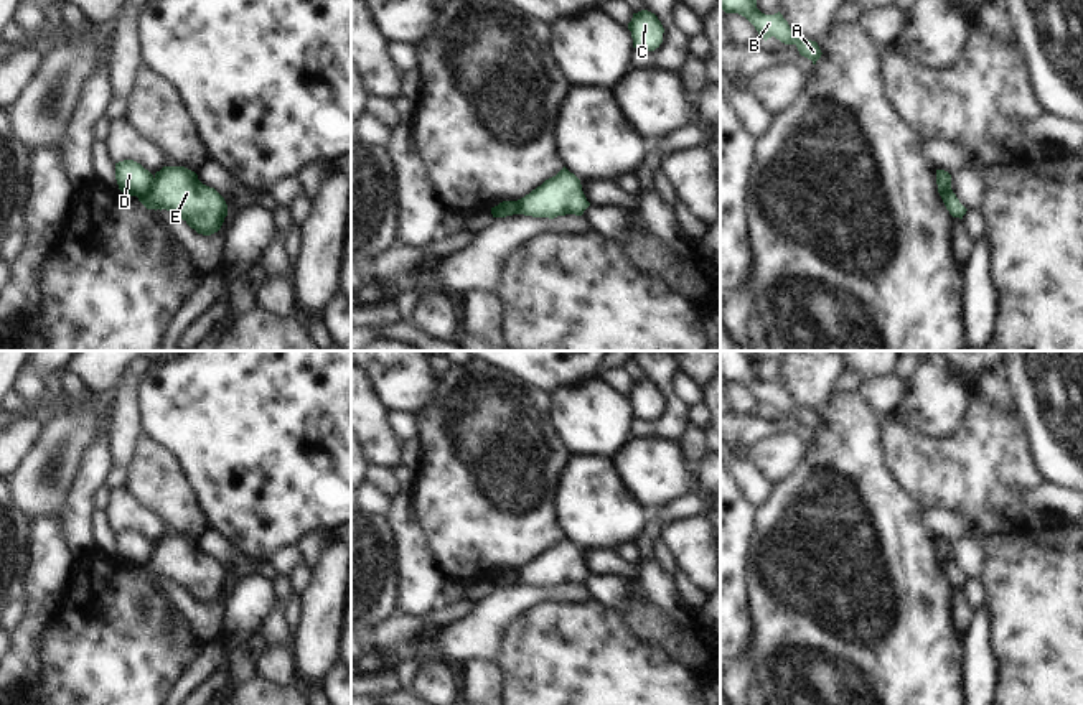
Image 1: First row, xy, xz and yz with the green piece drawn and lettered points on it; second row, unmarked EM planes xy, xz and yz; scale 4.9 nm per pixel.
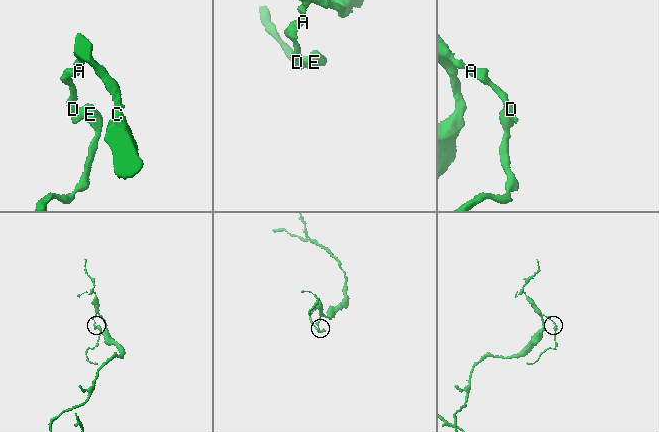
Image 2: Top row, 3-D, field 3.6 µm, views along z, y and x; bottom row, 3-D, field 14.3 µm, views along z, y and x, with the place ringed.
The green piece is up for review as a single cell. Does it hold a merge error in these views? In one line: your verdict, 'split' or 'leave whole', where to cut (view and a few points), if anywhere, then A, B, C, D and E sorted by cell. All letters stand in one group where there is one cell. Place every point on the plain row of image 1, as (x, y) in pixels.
split; cut in xy along (155, 547), (137, 565); A B C D / E

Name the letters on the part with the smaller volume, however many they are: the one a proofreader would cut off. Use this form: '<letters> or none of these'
E

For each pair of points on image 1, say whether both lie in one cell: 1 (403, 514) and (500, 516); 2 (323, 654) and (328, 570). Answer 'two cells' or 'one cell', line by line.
1: two cells
2: one cell

